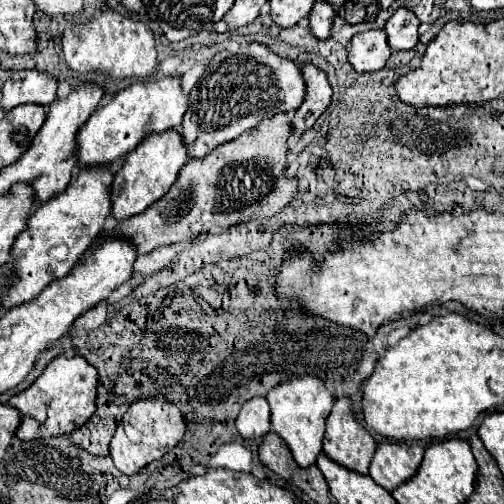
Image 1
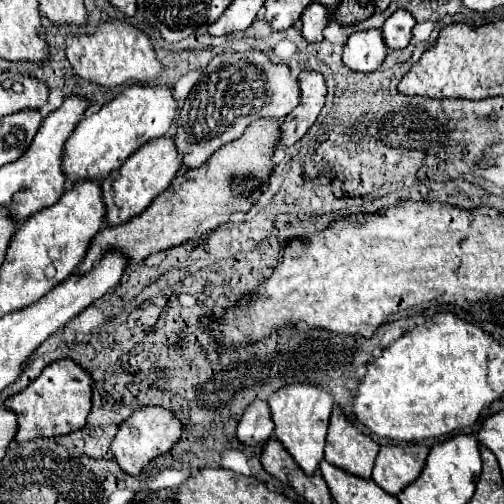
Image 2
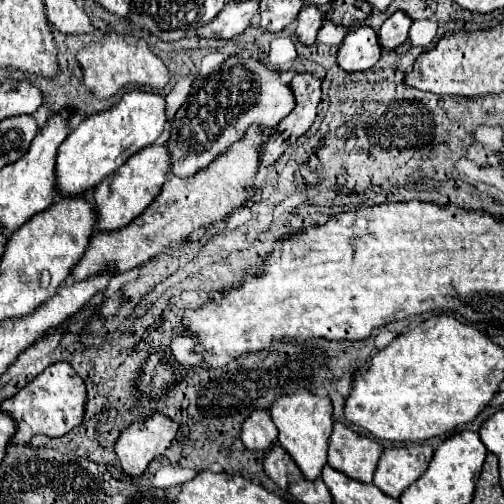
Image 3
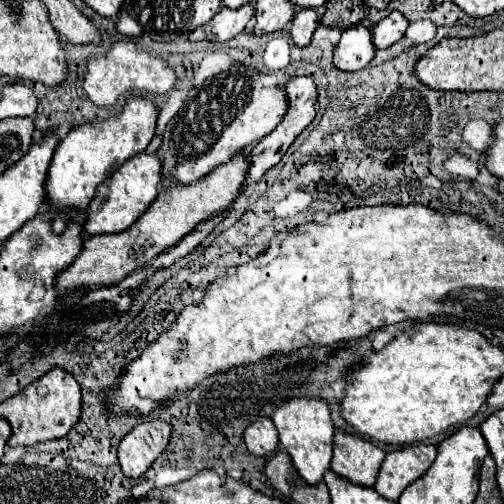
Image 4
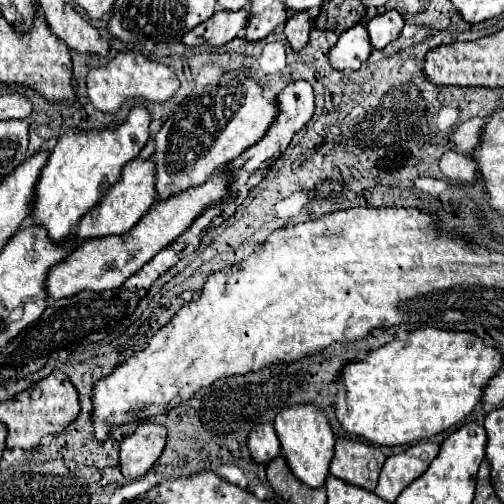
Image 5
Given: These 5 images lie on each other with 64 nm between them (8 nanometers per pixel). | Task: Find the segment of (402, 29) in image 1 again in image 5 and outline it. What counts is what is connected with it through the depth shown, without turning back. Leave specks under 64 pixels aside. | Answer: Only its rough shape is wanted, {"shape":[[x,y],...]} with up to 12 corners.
{"shape":[[396,10],[366,24],[374,48],[400,36],[404,18]]}

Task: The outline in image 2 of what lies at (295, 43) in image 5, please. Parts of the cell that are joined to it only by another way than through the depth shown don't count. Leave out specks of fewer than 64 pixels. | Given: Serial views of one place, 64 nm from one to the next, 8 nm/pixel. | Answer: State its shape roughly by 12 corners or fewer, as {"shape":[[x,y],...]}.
{"shape":[[312,2],[302,16],[308,42],[322,42],[330,12]]}

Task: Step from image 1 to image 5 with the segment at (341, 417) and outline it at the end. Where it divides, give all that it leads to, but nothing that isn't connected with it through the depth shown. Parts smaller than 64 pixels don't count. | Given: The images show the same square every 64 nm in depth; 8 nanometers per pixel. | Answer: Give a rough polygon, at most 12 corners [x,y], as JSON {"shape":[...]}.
{"shape":[[336,438],[330,474],[374,490],[386,456],[370,442]]}

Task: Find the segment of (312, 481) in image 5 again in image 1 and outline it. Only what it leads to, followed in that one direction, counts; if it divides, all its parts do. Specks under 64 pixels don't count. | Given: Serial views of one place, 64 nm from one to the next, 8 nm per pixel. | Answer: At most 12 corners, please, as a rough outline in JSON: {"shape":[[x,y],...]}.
{"shape":[[298,376],[266,396],[272,430],[308,468],[334,396]]}

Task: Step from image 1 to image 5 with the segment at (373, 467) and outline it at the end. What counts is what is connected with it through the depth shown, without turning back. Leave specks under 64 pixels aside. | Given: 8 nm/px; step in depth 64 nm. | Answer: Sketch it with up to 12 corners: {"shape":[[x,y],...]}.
{"shape":[[440,444],[388,456],[374,492],[386,502],[430,466]]}

